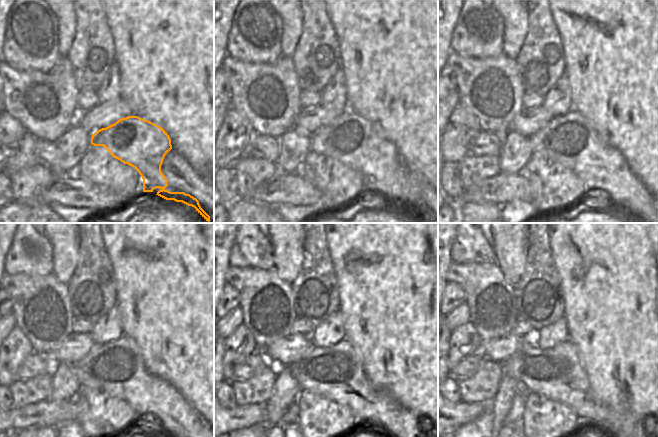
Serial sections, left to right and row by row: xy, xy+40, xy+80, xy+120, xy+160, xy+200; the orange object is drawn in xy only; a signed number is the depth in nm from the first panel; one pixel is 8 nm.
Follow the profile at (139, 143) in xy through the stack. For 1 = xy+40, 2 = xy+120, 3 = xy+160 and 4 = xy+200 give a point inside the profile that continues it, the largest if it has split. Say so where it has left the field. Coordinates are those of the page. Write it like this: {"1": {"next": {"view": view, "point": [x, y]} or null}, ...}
{"1": {"next": {"view": "xy+40", "point": [354, 141]}}, "2": {"next": {"view": "xy+120", "point": [117, 368]}}, "3": {"next": {"view": "xy+160", "point": [336, 372]}}, "4": {"next": {"view": "xy+200", "point": [557, 373]}}}

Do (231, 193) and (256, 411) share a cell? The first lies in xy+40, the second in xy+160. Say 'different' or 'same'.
different

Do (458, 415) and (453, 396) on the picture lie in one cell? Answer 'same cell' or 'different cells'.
different cells

